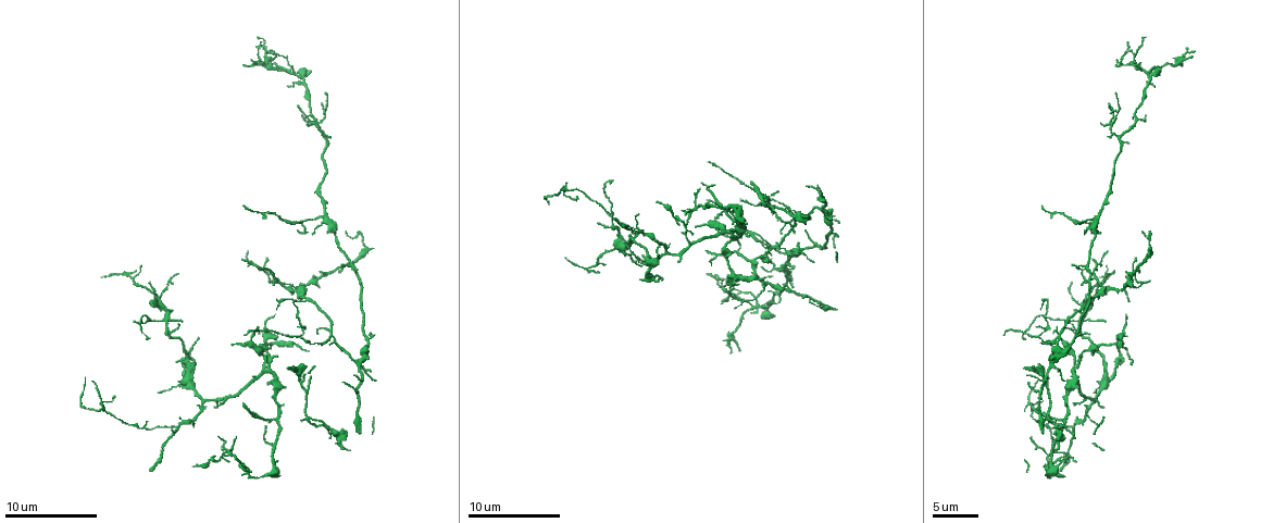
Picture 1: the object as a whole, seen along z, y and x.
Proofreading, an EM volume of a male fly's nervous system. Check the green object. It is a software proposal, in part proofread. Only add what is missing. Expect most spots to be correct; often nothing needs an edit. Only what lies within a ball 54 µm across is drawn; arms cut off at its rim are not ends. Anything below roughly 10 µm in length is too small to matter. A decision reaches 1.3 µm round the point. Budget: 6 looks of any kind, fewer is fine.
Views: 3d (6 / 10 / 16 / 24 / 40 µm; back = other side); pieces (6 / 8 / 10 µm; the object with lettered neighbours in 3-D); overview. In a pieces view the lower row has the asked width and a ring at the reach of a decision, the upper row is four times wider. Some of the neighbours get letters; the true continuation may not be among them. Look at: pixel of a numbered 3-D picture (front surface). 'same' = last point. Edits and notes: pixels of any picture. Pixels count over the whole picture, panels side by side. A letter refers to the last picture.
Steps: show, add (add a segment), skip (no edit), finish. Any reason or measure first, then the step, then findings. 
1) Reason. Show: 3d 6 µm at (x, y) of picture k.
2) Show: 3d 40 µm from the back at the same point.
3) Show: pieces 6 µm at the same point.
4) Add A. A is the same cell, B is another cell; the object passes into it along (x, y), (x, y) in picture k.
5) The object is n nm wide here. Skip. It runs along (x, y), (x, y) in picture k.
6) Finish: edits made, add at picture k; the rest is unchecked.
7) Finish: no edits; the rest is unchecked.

Branch stops here. Show: pieces 8 µm at (1024, 368) of picture 1.

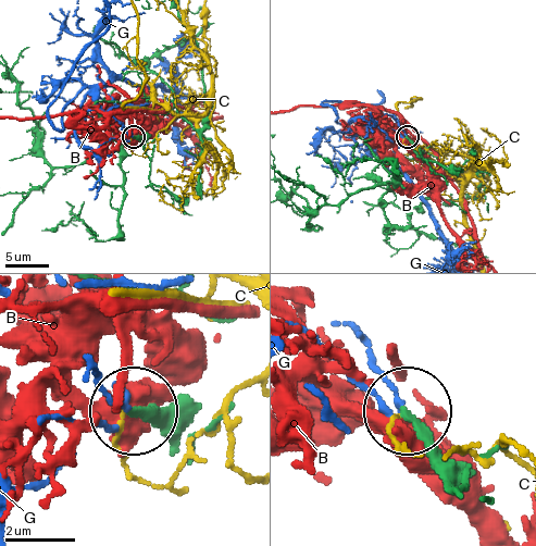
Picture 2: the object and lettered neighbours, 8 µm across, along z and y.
Skip. B, C and G are other cells; no lettered segment goes on from it.

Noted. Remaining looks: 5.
Show: 3d 6 µm at (1033, 405) of picture 1.

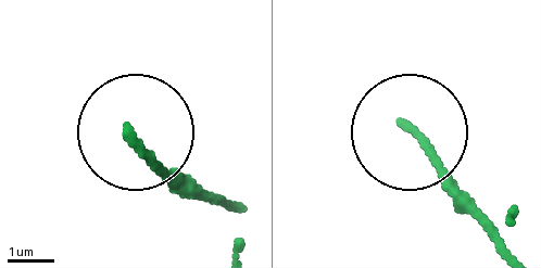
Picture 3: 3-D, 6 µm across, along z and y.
Show: pieces 8 µm at (127, 131) of picture 3.

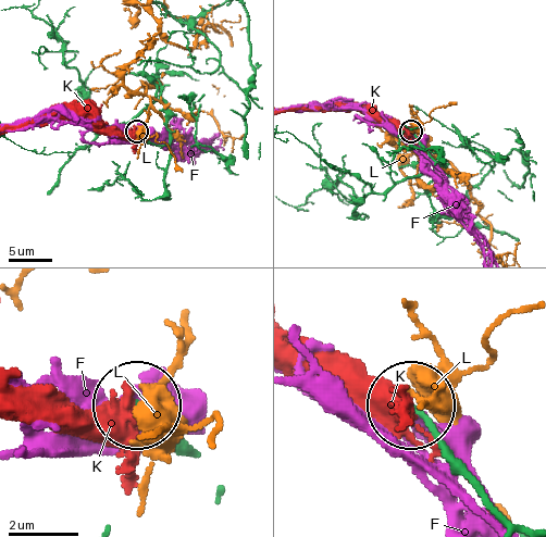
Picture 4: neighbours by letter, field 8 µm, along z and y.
The object is 150 nm wide here. Skip. F, K and L are other cells; none of them fits.

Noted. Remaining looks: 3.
Tapers out. Show: 3d 10 µm at (151, 283) of picture 1.

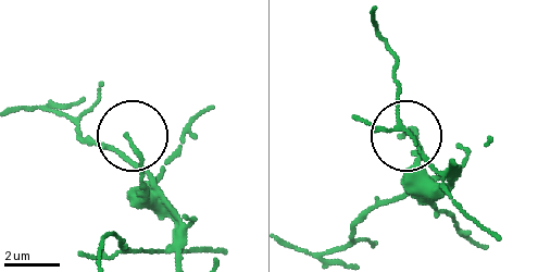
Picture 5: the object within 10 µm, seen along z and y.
Show: pieces 6 µm at (125, 137) of picture 5.

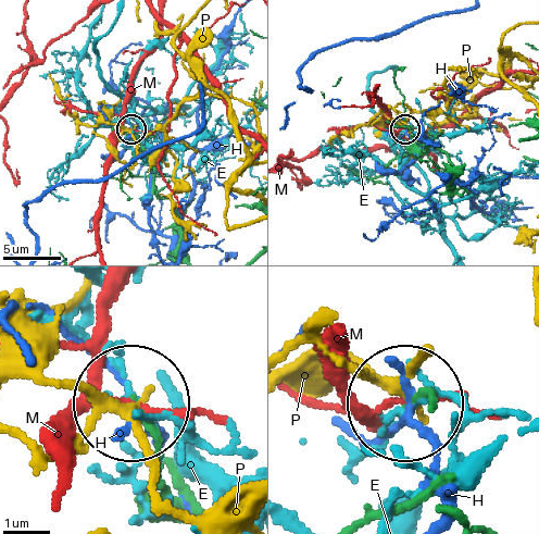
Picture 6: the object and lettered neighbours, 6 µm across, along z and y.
The object is 110 nm wide here. Skip. E, H, M and P are other cells; no lettered segment goes on from it.

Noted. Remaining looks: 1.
Finish: no edits; the rest is unchecked.

